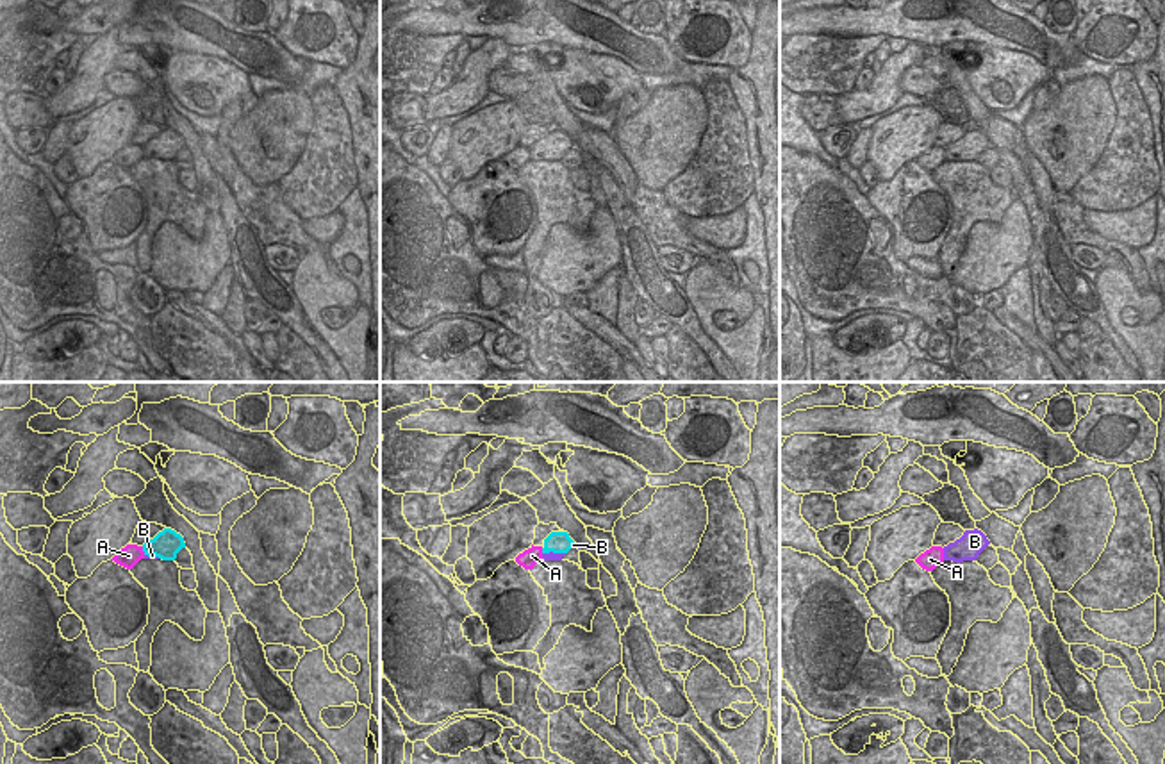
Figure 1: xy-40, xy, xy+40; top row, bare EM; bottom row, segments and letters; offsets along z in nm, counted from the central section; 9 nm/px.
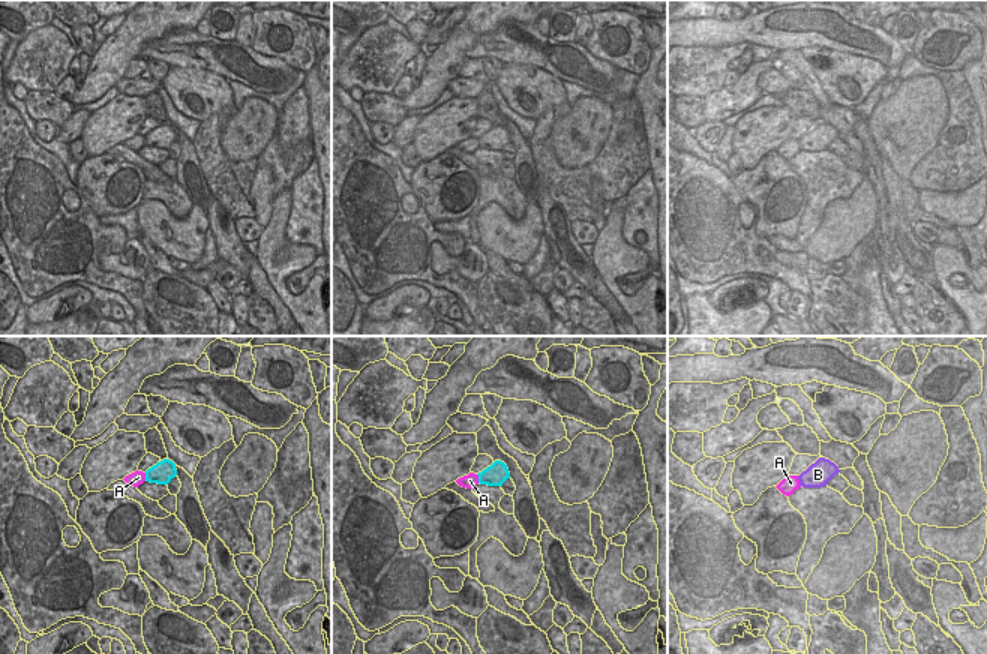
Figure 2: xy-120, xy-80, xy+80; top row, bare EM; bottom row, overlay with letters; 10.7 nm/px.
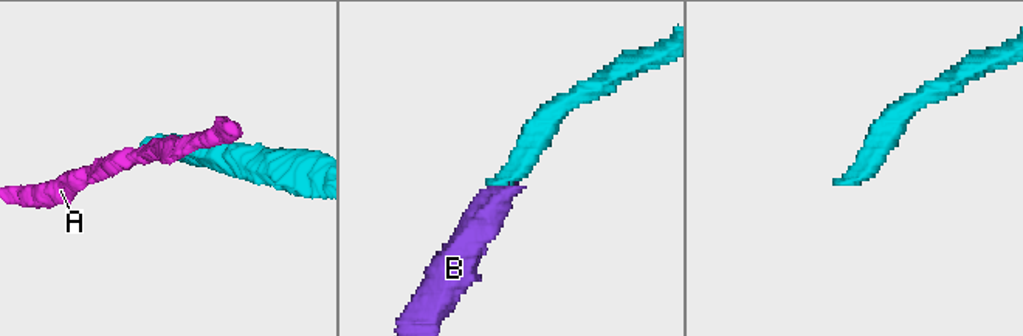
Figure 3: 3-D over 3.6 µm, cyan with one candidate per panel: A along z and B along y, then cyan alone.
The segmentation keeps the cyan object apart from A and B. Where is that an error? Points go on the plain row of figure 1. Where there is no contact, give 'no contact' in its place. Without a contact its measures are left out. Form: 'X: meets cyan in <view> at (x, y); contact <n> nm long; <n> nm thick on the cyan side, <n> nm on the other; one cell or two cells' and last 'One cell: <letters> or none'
A: meets cyan in xy-40 at (143, 150); contact 90 nm long; 240 nm thick on the cyan side, 190 nm on the other; two cells
B: meets cyan in xy at (553, 152); contact 200 nm long; 190 nm thick on the cyan side, 70 nm on the other; one cell
One cell: B

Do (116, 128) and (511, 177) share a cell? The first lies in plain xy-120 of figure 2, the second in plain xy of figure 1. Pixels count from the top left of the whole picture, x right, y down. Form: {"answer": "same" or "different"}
{"answer": "different"}

